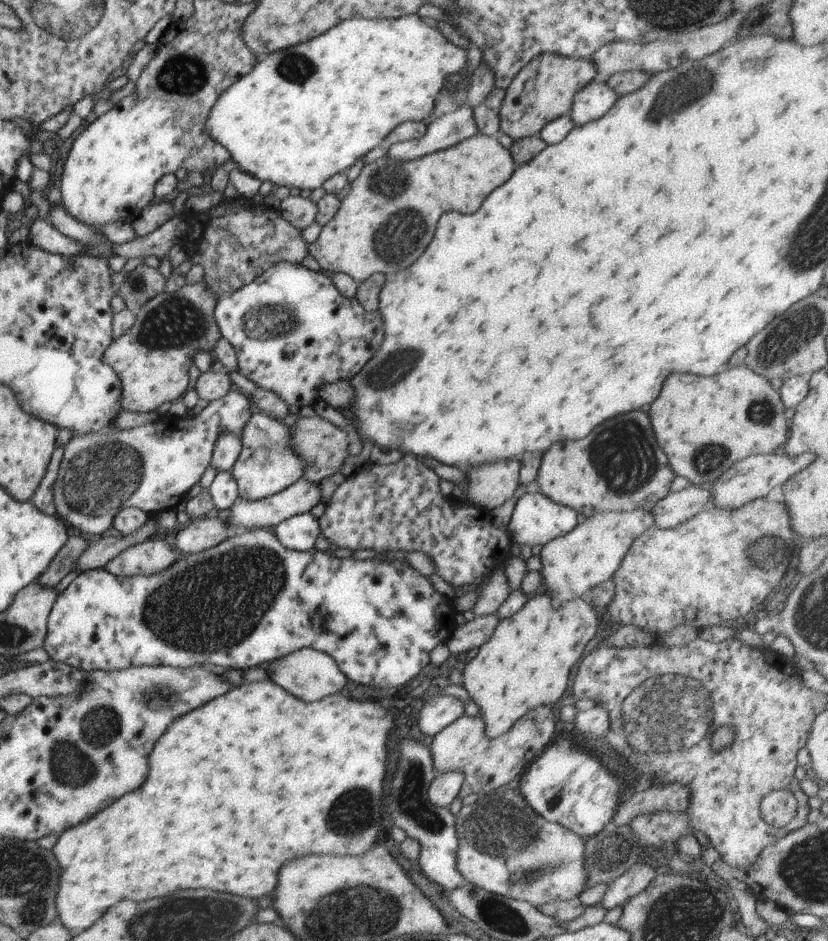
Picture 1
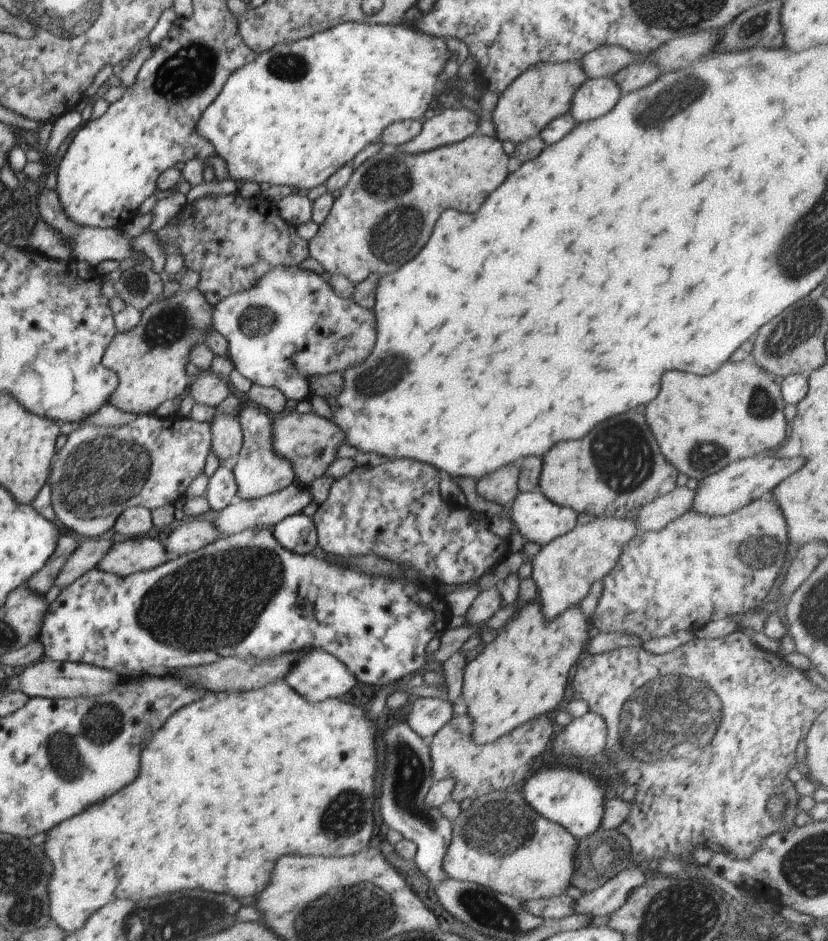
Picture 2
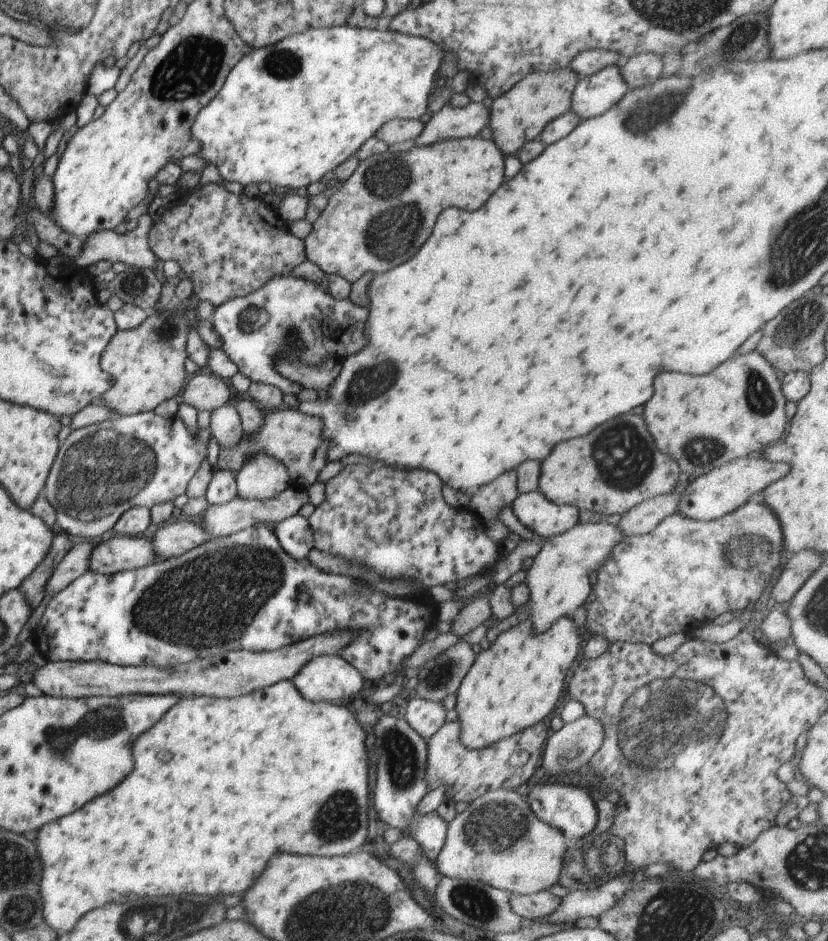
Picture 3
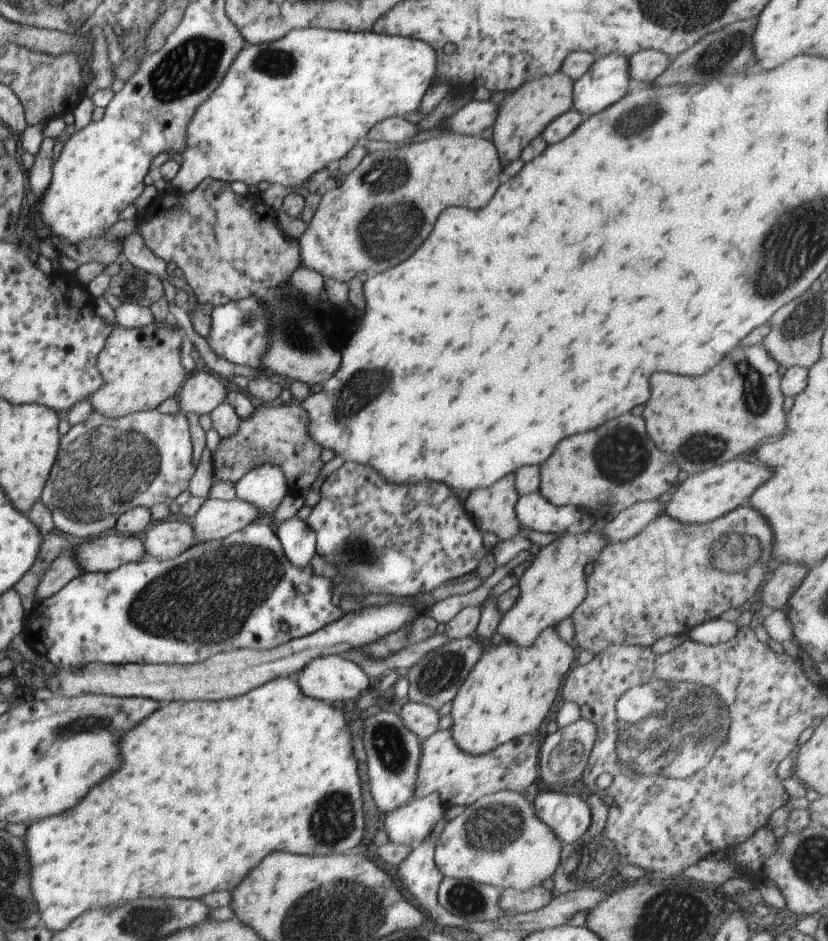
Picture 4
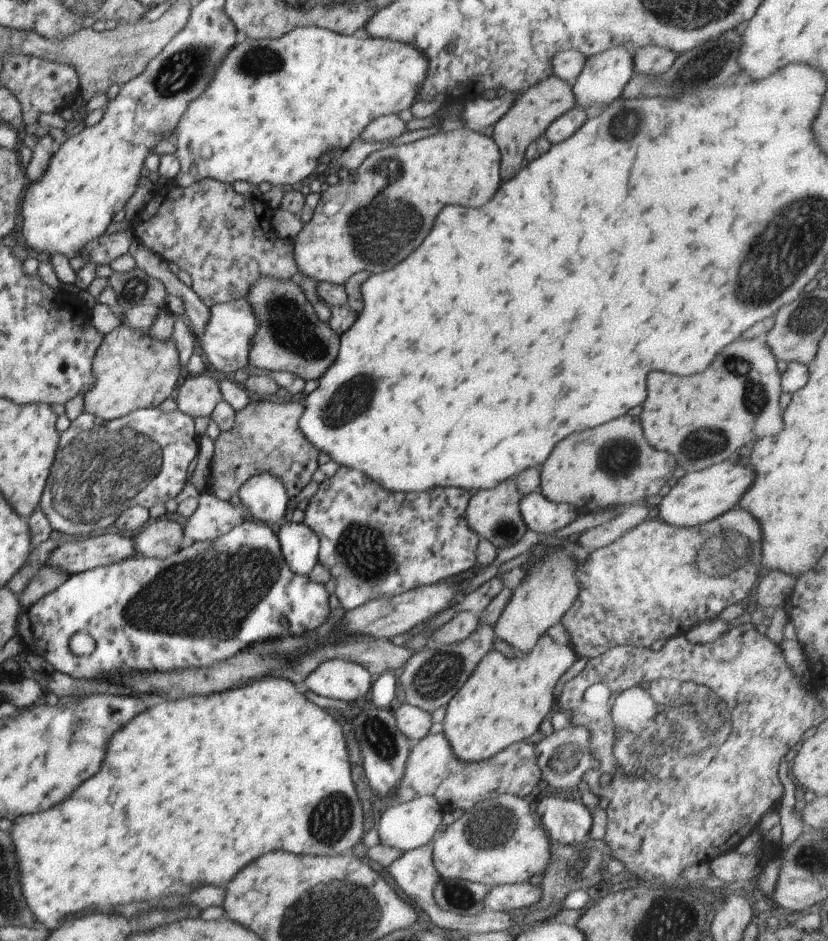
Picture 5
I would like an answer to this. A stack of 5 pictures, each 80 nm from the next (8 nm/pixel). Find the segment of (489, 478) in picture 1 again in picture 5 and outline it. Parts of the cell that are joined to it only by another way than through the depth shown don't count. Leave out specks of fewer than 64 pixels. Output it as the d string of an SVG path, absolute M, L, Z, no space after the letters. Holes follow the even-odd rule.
M515 478L503 480L494 488L473 492L465 512L469 527L480 537L488 539L496 548L512 546L528 530L520 514L521 498Z

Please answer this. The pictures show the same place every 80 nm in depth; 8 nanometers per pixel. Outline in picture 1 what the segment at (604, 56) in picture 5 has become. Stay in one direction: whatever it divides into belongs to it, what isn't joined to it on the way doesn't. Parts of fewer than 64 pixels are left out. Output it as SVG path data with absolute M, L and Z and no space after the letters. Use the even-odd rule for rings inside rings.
M595 80L581 89L573 98L570 116L575 126L599 120L618 100L618 94L606 80Z

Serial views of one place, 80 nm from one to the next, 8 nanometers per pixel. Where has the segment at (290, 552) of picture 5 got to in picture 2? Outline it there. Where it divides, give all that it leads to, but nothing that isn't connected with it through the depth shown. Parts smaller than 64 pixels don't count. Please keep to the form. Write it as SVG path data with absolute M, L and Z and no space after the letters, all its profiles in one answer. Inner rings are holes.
M296 513L275 524L273 535L289 551L312 553L317 545L317 528L314 521L303 513Z

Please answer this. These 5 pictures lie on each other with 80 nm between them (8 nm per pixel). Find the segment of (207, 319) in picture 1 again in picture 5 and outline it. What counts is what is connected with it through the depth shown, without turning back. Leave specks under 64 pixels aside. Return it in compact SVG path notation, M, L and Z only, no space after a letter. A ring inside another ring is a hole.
M124 324L105 334L93 358L94 386L83 395L85 410L105 421L117 419L138 409L160 406L174 392L182 374L176 343L156 340L145 330Z

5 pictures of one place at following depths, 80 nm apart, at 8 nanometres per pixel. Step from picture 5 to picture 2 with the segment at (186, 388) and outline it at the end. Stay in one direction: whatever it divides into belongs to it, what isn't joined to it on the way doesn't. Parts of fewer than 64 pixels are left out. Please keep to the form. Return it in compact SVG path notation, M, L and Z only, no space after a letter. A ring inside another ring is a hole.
M216 373L195 377L190 381L190 395L196 403L206 404L213 411L220 408L221 402L230 394L228 380Z

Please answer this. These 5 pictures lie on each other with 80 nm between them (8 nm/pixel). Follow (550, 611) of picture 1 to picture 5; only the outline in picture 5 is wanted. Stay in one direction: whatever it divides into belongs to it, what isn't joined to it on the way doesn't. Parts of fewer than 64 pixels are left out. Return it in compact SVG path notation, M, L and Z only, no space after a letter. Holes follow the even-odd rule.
M544 633L538 639L536 646L530 652L517 653L512 658L507 658L502 652L492 648L476 665L470 678L458 690L458 694L448 703L443 720L443 732L452 745L455 755L466 762L477 763L494 756L515 742L530 738L552 710L555 700L554 687L558 684L558 680L577 659L578 656L570 644L556 643L548 633Z

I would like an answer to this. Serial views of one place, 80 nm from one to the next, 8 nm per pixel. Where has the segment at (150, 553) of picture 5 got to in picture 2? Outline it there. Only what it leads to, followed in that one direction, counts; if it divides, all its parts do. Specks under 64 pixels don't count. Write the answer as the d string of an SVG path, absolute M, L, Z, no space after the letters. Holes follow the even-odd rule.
M194 519L182 524L168 534L164 546L169 558L176 558L208 546L221 534L210 520Z

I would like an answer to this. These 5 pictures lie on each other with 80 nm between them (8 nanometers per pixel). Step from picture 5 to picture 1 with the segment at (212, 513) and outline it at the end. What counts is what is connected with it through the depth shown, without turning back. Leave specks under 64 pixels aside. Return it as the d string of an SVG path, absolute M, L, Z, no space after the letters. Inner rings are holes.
M301 478L291 486L288 486L285 490L278 492L278 494L262 498L262 500L237 500L233 506L230 506L230 514L226 520L226 526L232 529L238 527L254 529L269 529L271 526L276 527L292 516L308 513L314 506L321 502L320 498L322 498L322 494L320 494L318 485L310 484L308 480Z

